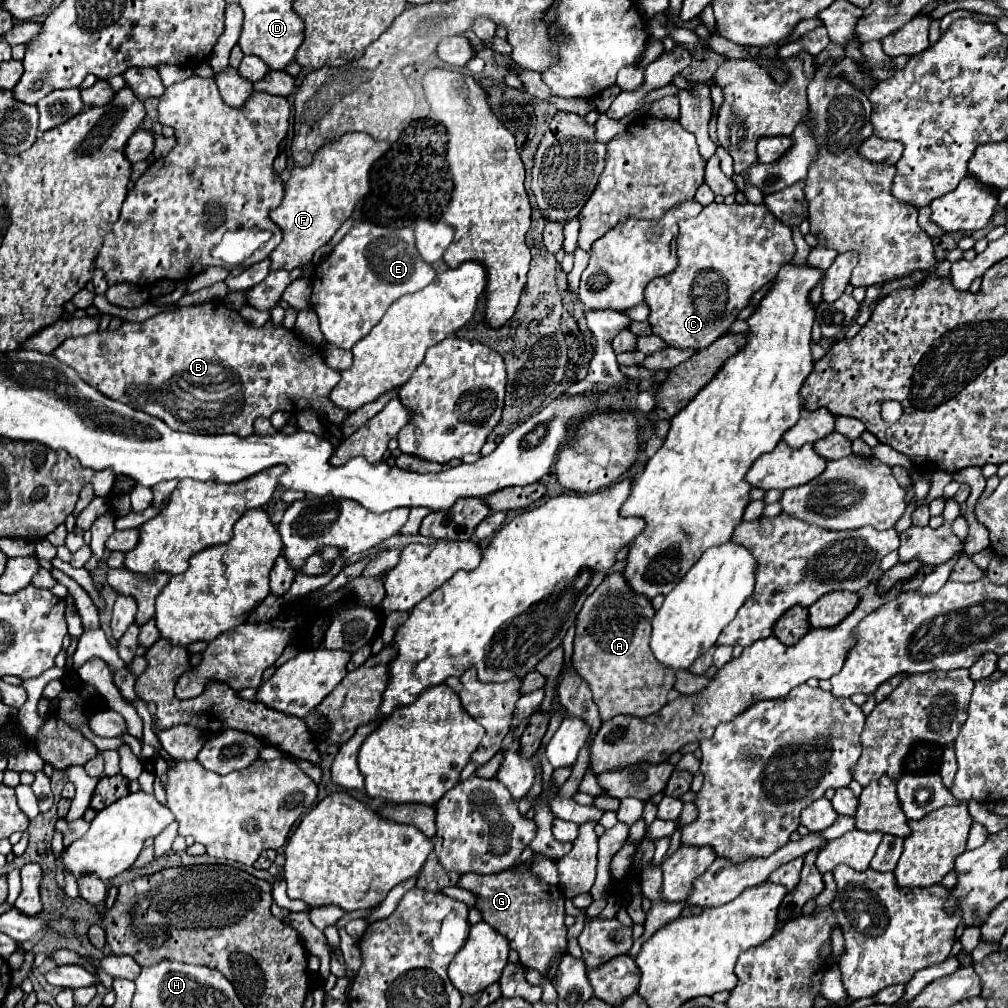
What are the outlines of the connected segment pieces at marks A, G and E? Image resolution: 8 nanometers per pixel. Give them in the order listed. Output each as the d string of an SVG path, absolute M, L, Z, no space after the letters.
M621 573L609 575L583 603L577 617L573 665L591 687L601 721L609 721L615 715L647 717L667 703L675 675L671 669L661 667L651 653L649 637L653 615L651 601L635 595Z
M517 861L505 873L495 873L489 877L463 873L457 885L475 893L475 907L481 911L483 921L509 941L509 947L519 953L523 967L547 973L549 963L567 947L567 927L563 923L565 897L561 897L561 889L557 885L543 883L529 869L519 873L517 865L521 865L521 861Z
M363 221L335 245L327 261L317 265L313 279L311 307L319 315L325 339L341 349L351 349L399 297L429 285L435 279L435 269L421 261L411 227L391 229Z

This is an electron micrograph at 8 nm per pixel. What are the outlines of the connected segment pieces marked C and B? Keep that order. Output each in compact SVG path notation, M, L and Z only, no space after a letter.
M709 203L697 217L679 221L677 255L679 265L675 271L653 279L645 287L645 303L651 309L647 321L651 323L653 335L661 337L669 347L699 351L725 335L737 315L749 305L751 295L773 281L779 269L793 259L795 243L791 239L791 229L777 221L765 205Z
M223 301L179 307L163 311L143 323L121 323L115 331L95 331L87 337L73 337L57 347L53 355L73 367L103 395L133 405L133 409L141 409L181 433L233 433L249 437L253 435L253 421L257 417L271 417L275 411L295 415L303 409L315 409L327 413L333 425L341 425L349 415L329 401L329 391L339 383L341 373L325 365L319 349L303 345L299 337L285 327L275 329L271 321L261 329L249 327L243 317L227 309Z

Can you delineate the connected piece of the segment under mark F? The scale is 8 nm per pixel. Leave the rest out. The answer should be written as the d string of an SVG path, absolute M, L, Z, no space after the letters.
M349 133L341 141L333 141L333 145L321 149L313 159L313 165L295 167L291 171L281 205L269 213L275 225L283 231L283 241L269 255L271 271L293 271L311 261L313 253L351 217L357 201L369 193L371 167L387 153L387 149L387 141L373 141L367 133Z

